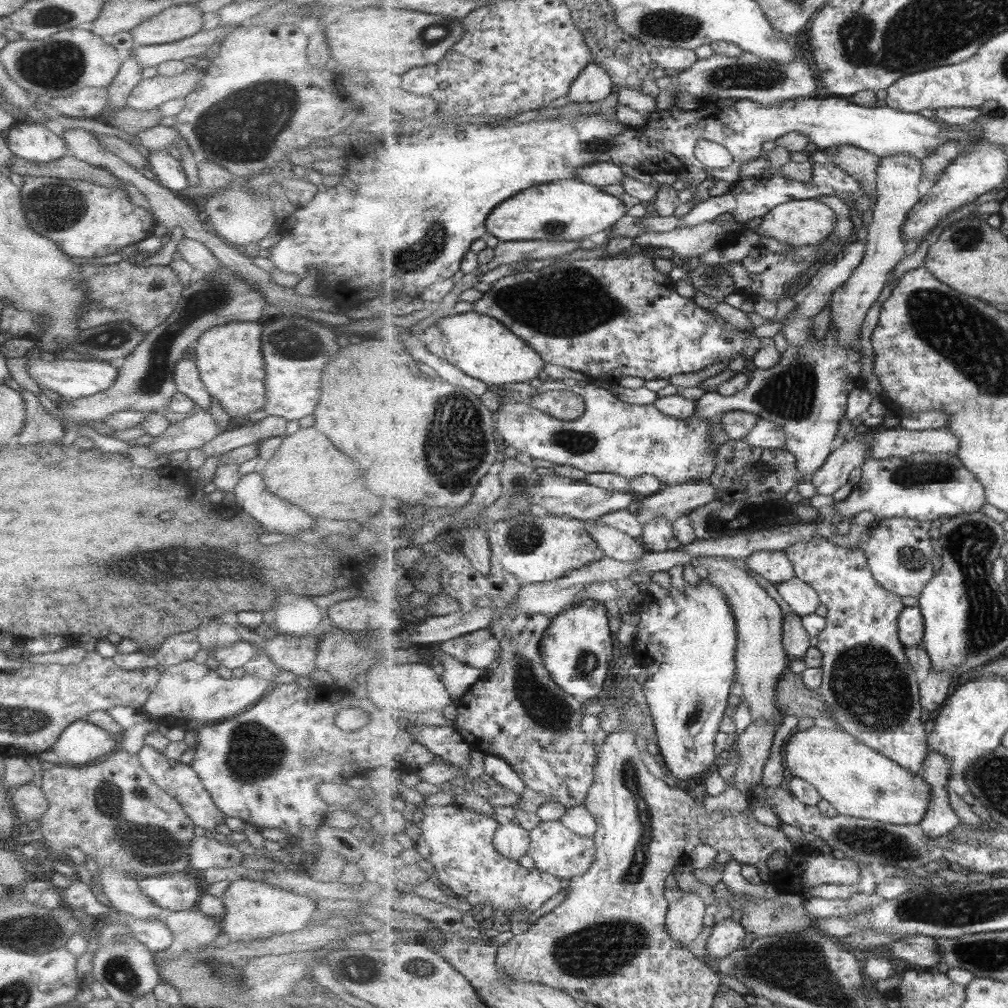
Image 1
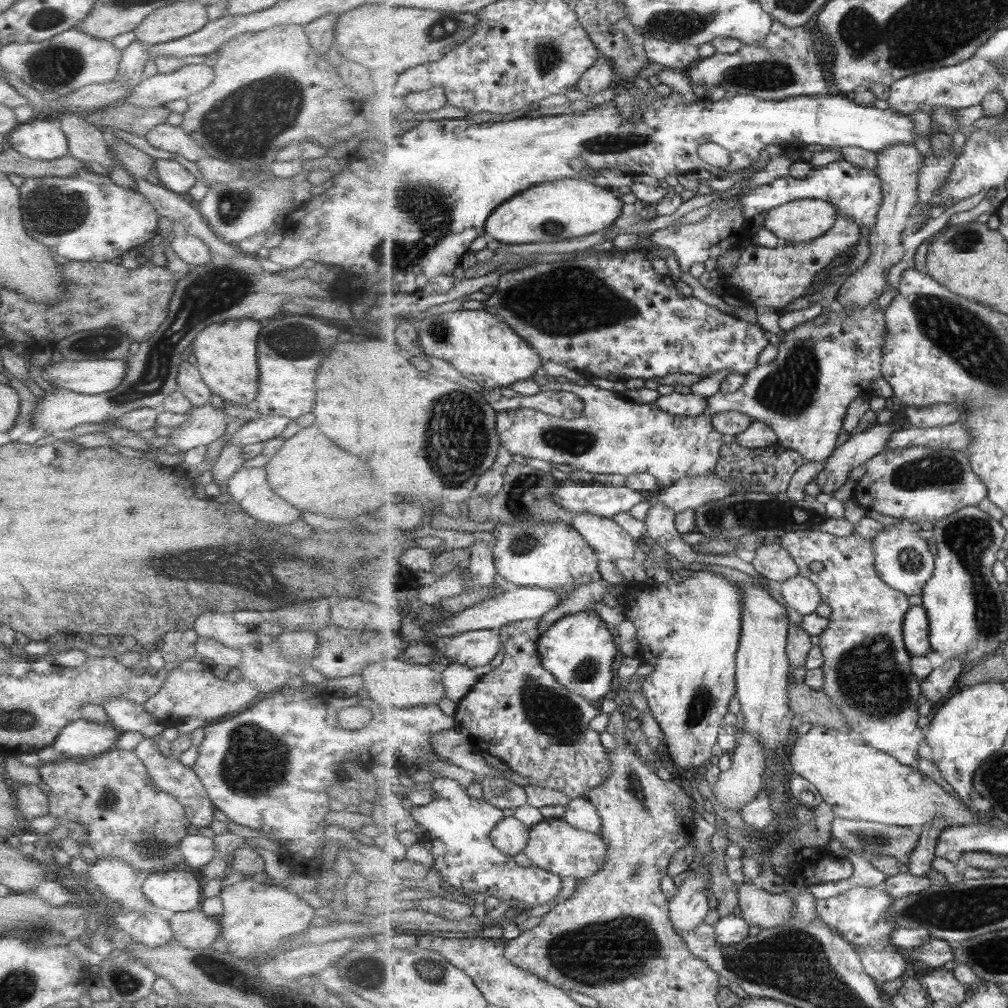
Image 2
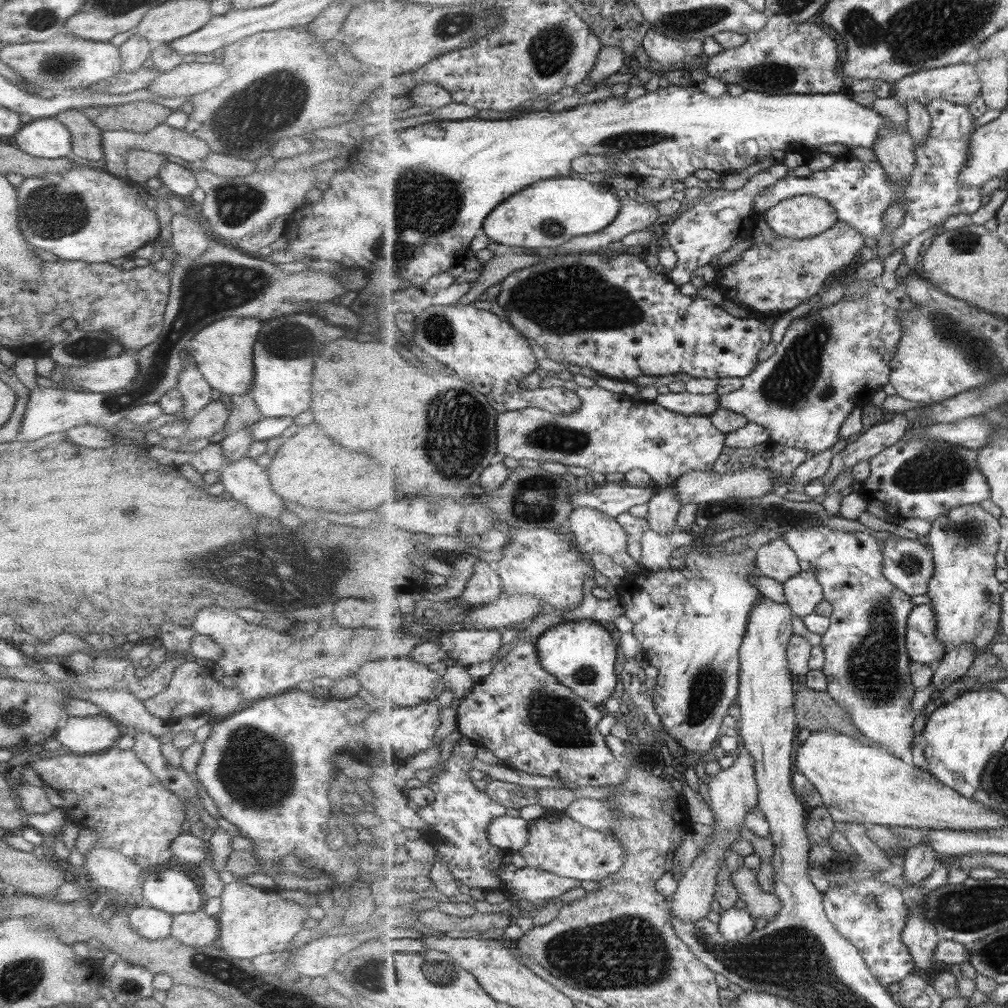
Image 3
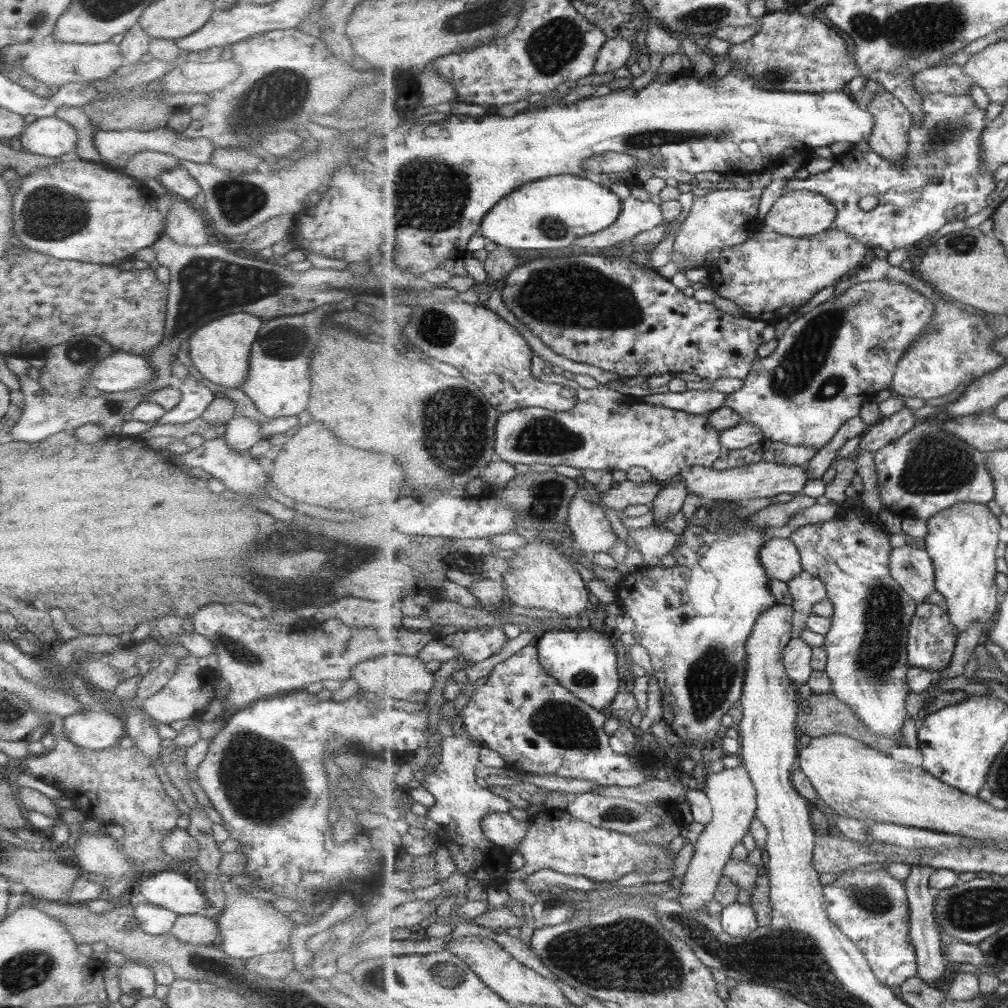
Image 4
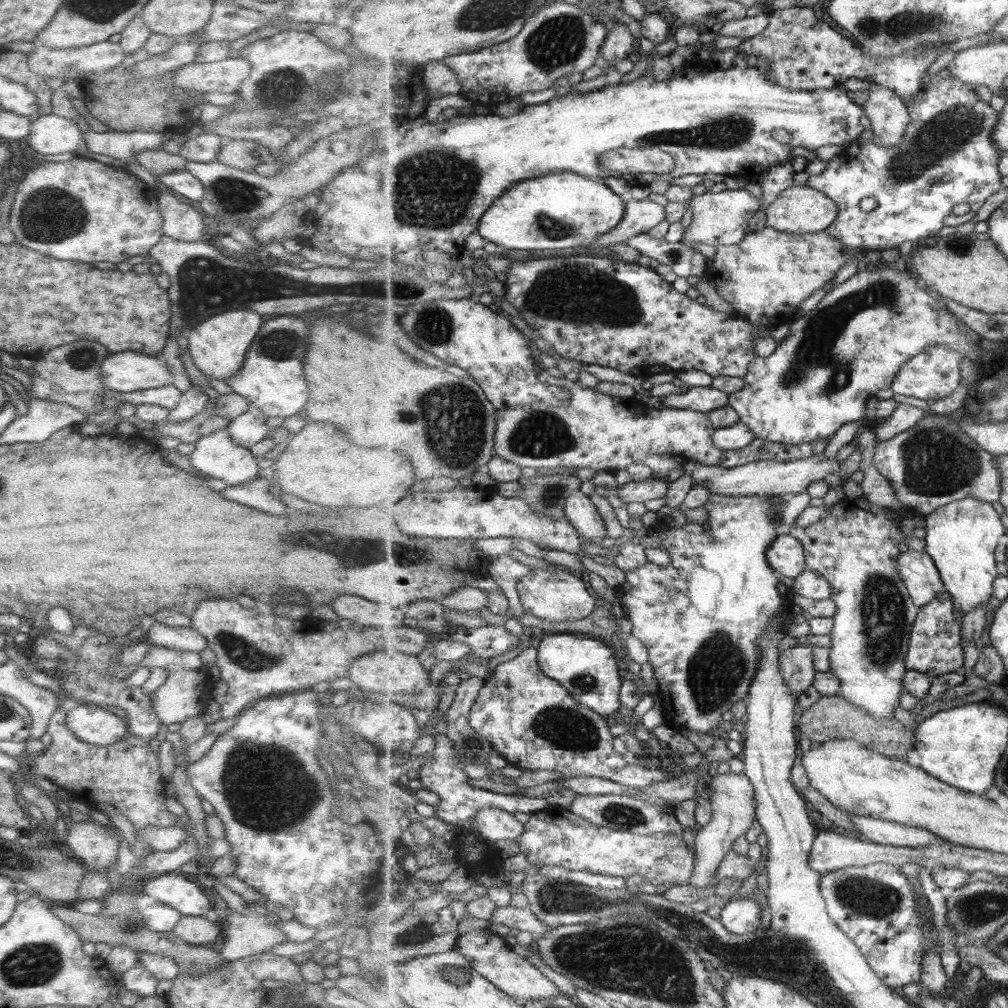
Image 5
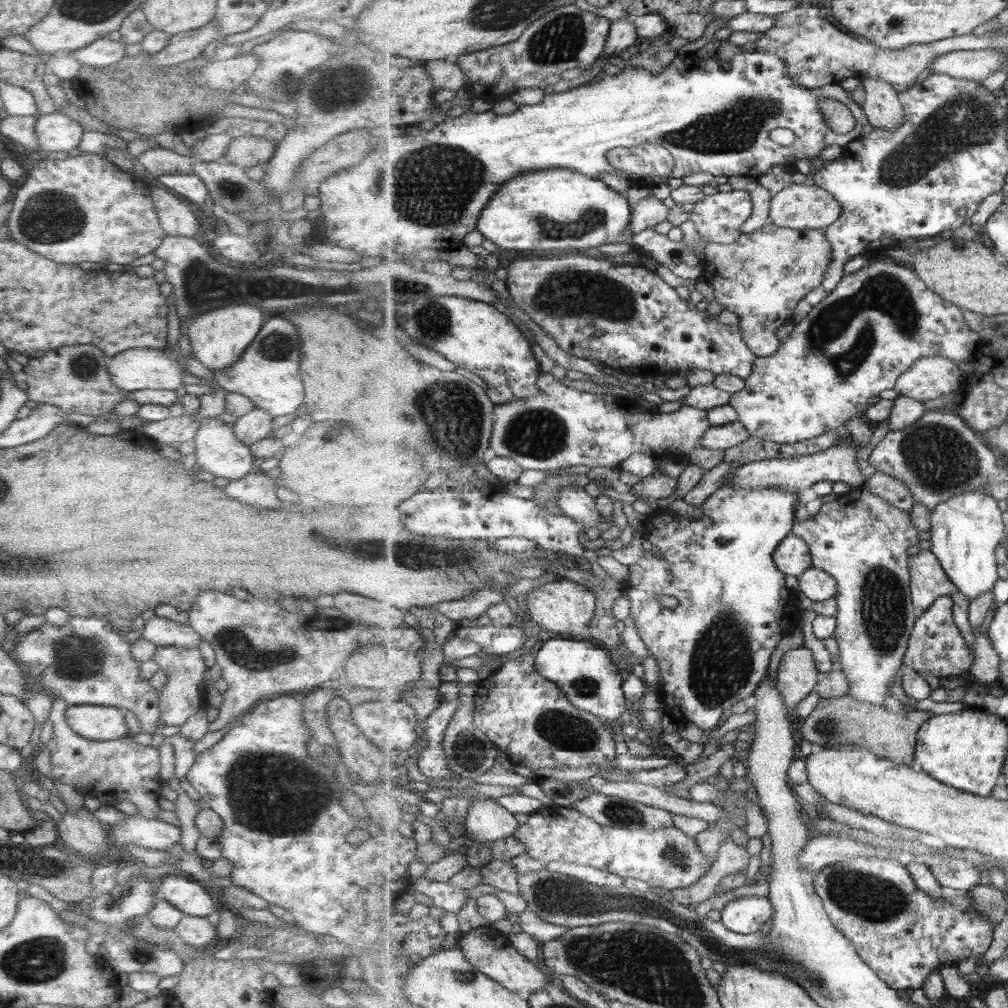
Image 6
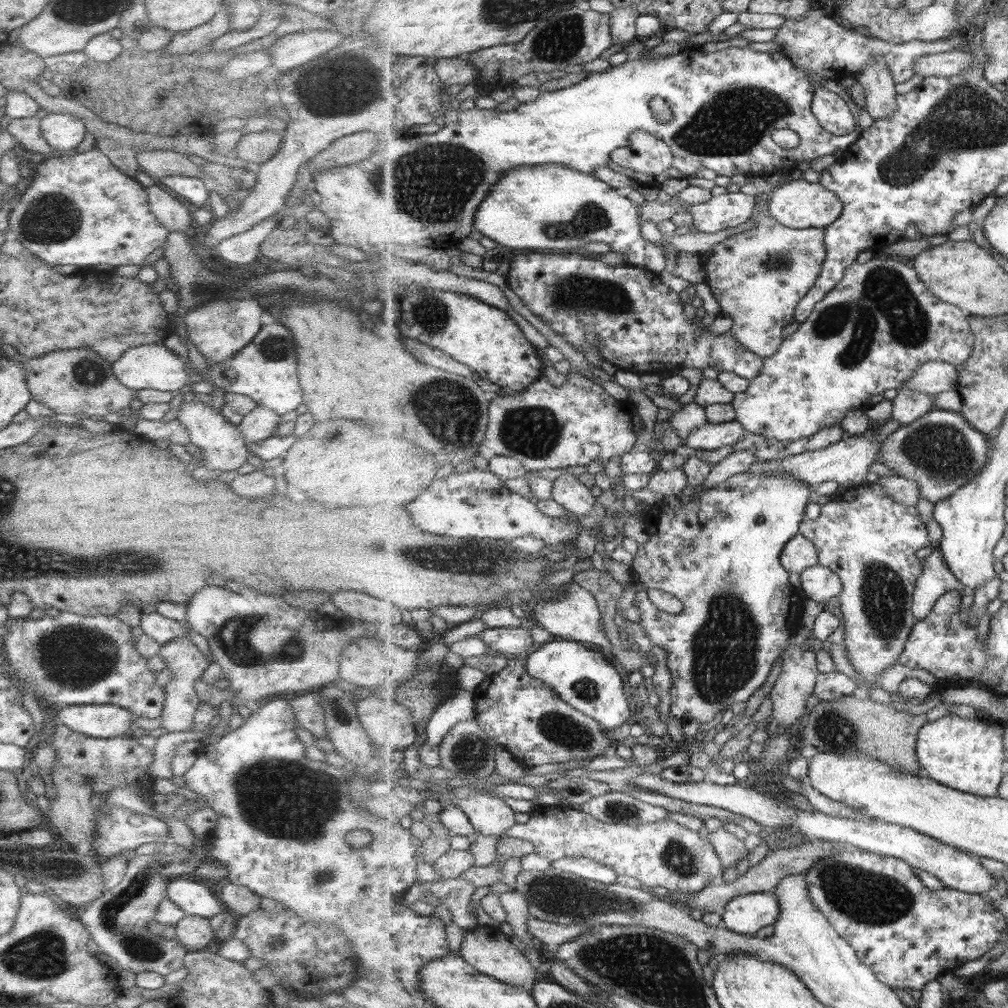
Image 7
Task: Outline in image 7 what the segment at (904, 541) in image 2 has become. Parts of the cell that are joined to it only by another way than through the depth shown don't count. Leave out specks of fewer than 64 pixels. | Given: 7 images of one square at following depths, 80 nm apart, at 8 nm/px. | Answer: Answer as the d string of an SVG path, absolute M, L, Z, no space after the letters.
M934 549L923 563L923 572L916 580L912 611L917 620L923 620L932 613L935 604L951 591L963 592L965 585L951 572L943 558L943 553Z

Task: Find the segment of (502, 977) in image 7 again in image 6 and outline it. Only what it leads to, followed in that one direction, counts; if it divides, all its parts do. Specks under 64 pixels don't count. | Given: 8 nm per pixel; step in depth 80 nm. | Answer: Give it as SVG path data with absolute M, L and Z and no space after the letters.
M490 926L471 930L457 941L456 948L460 949L468 962L477 970L493 978L501 985L505 985L509 991L529 999L533 994L543 991L546 986L555 983L553 977L545 976L533 962L530 962L523 954L520 954L511 944L508 935L495 930Z

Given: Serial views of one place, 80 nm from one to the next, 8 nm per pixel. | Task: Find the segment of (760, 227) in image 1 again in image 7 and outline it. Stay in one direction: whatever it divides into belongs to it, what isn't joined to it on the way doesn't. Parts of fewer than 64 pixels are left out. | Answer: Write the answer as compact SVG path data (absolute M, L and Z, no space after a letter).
M804 179L784 181L776 187L769 200L770 215L781 224L796 229L827 228L836 222L844 211L843 201L819 183L809 183Z

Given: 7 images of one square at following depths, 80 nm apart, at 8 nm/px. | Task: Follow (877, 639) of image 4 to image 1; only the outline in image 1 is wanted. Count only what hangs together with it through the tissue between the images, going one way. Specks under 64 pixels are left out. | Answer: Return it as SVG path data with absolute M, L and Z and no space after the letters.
M817 534L813 539L809 539L809 541L796 542L793 546L789 546L784 550L788 554L789 560L793 561L796 576L803 579L817 591L821 604L828 609L828 615L826 616L827 624L823 629L823 632L818 636L817 643L819 650L824 654L823 664L820 666L823 669L823 680L821 688L817 692L820 693L823 700L826 700L828 709L832 712L832 718L838 722L840 728L842 728L844 732L851 734L862 744L873 747L873 750L880 752L883 756L888 756L891 760L897 761L897 764L900 764L909 772L920 774L927 757L925 752L929 751L929 744L927 730L925 730L925 726L923 725L923 722L921 722L921 716L923 716L921 712L923 712L923 709L921 710L922 704L920 703L920 684L917 683L916 670L912 668L912 664L906 655L906 646L900 641L898 631L899 615L901 614L901 611L907 607L905 607L905 604L903 604L903 600L901 600L899 595L891 593L883 588L883 586L879 585L877 579L871 572L863 549L857 549L857 547L854 549L847 549L827 540L827 536Z

